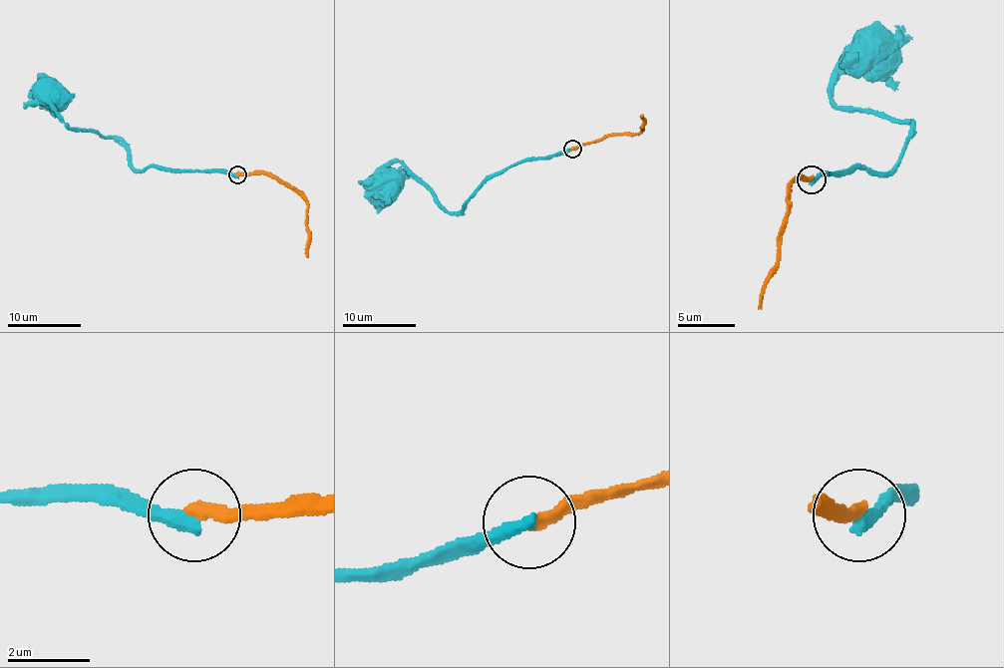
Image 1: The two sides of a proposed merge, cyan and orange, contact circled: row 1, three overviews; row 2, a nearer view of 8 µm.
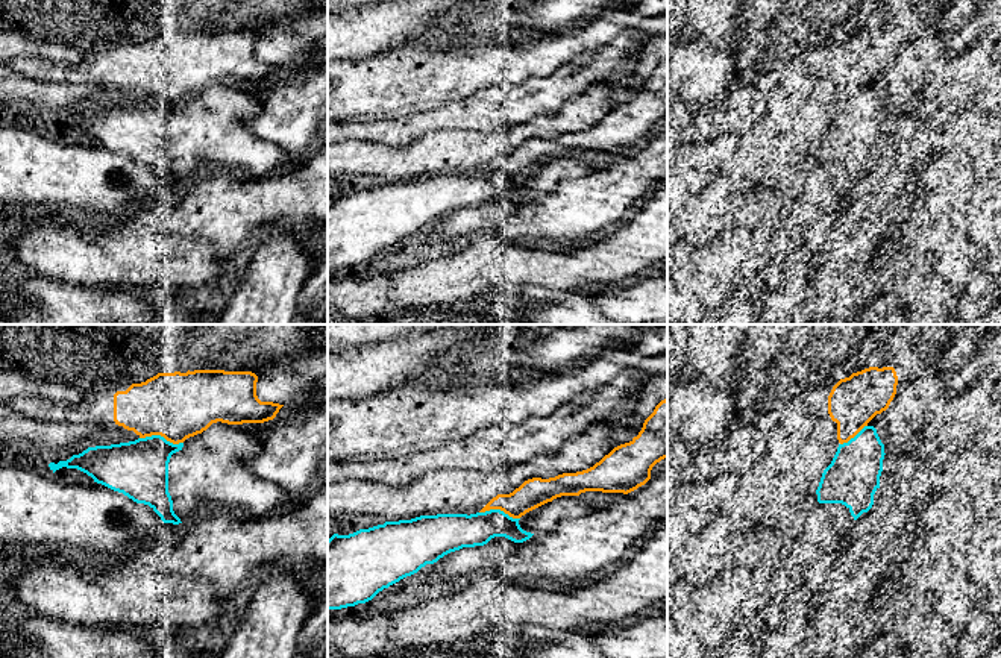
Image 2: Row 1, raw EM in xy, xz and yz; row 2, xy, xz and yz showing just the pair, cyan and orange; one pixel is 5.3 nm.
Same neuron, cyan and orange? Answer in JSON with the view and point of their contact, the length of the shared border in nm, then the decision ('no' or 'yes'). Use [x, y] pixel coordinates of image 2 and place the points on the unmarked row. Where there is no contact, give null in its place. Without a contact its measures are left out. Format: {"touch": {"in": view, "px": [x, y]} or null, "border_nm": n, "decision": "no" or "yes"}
{"touch": {"in": "xy", "px": [160, 96]}, "border_nm": 240, "decision": "no"}

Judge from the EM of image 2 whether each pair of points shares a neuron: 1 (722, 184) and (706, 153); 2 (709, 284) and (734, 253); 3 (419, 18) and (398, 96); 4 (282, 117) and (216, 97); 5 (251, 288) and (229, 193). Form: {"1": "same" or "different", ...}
{"1": "different", "2": "same", "3": "different", "4": "different", "5": "different"}

